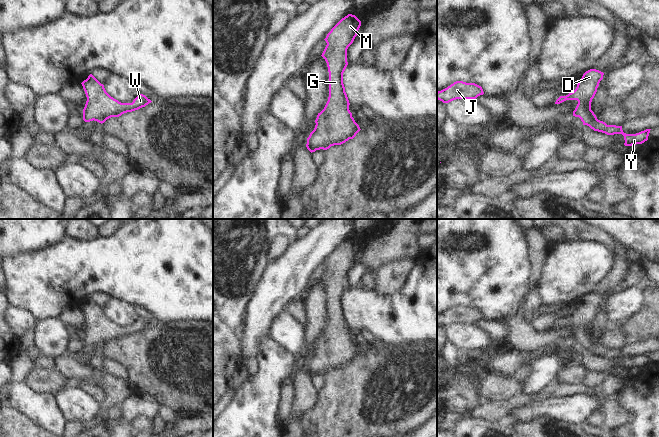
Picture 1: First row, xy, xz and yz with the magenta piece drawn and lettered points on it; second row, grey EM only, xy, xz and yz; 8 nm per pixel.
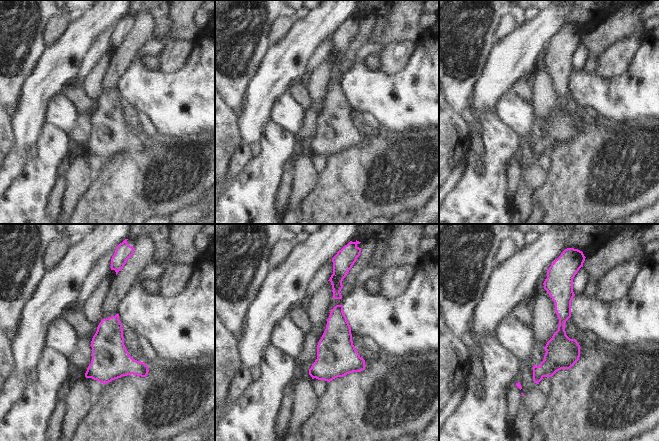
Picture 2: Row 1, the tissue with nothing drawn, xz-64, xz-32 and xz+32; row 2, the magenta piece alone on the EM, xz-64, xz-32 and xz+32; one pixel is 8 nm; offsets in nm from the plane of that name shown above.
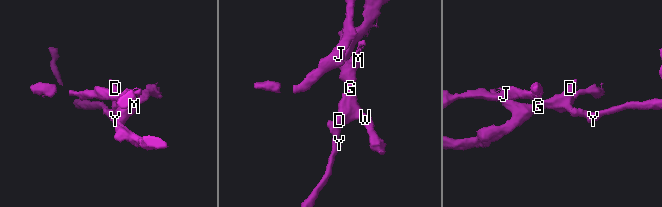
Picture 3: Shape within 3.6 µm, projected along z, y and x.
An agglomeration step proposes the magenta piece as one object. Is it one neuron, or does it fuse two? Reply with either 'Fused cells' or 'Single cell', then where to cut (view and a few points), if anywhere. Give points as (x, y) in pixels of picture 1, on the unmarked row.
Single cell. No split.

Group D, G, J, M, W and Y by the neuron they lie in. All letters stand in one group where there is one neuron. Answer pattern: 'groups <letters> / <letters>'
groups D G J M W Y

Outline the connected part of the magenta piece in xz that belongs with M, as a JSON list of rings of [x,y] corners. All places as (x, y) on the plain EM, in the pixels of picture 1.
[[[348,238],[331,253],[324,263],[327,269],[321,280],[325,283],[329,296],[329,321],[324,333],[317,339],[314,354],[307,362],[306,371],[311,377],[320,373],[327,374],[334,369],[341,369],[353,363],[361,354],[349,334],[350,327],[343,308],[343,297],[348,289],[347,273],[357,260],[360,250],[361,245],[355,239]]]

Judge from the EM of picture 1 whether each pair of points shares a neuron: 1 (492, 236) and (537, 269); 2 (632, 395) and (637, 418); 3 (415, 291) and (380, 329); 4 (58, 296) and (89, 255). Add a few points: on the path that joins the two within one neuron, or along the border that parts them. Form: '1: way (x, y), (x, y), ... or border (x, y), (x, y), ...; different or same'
1: border (527, 242), (530, 258), (529, 288); different
2: way (637, 401), (637, 412); same
3: way (404, 301), (394, 311), (388, 313), (388, 318); same
4: way (58, 286), (79, 265); same

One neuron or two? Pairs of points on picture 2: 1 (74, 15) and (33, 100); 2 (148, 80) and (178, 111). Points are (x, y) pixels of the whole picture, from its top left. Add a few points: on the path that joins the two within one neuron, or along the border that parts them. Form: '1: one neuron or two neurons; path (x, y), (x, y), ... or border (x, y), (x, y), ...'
1: two neurons; border (85, 12), (71, 23)
2: one neuron; path (155, 88), (170, 103)

